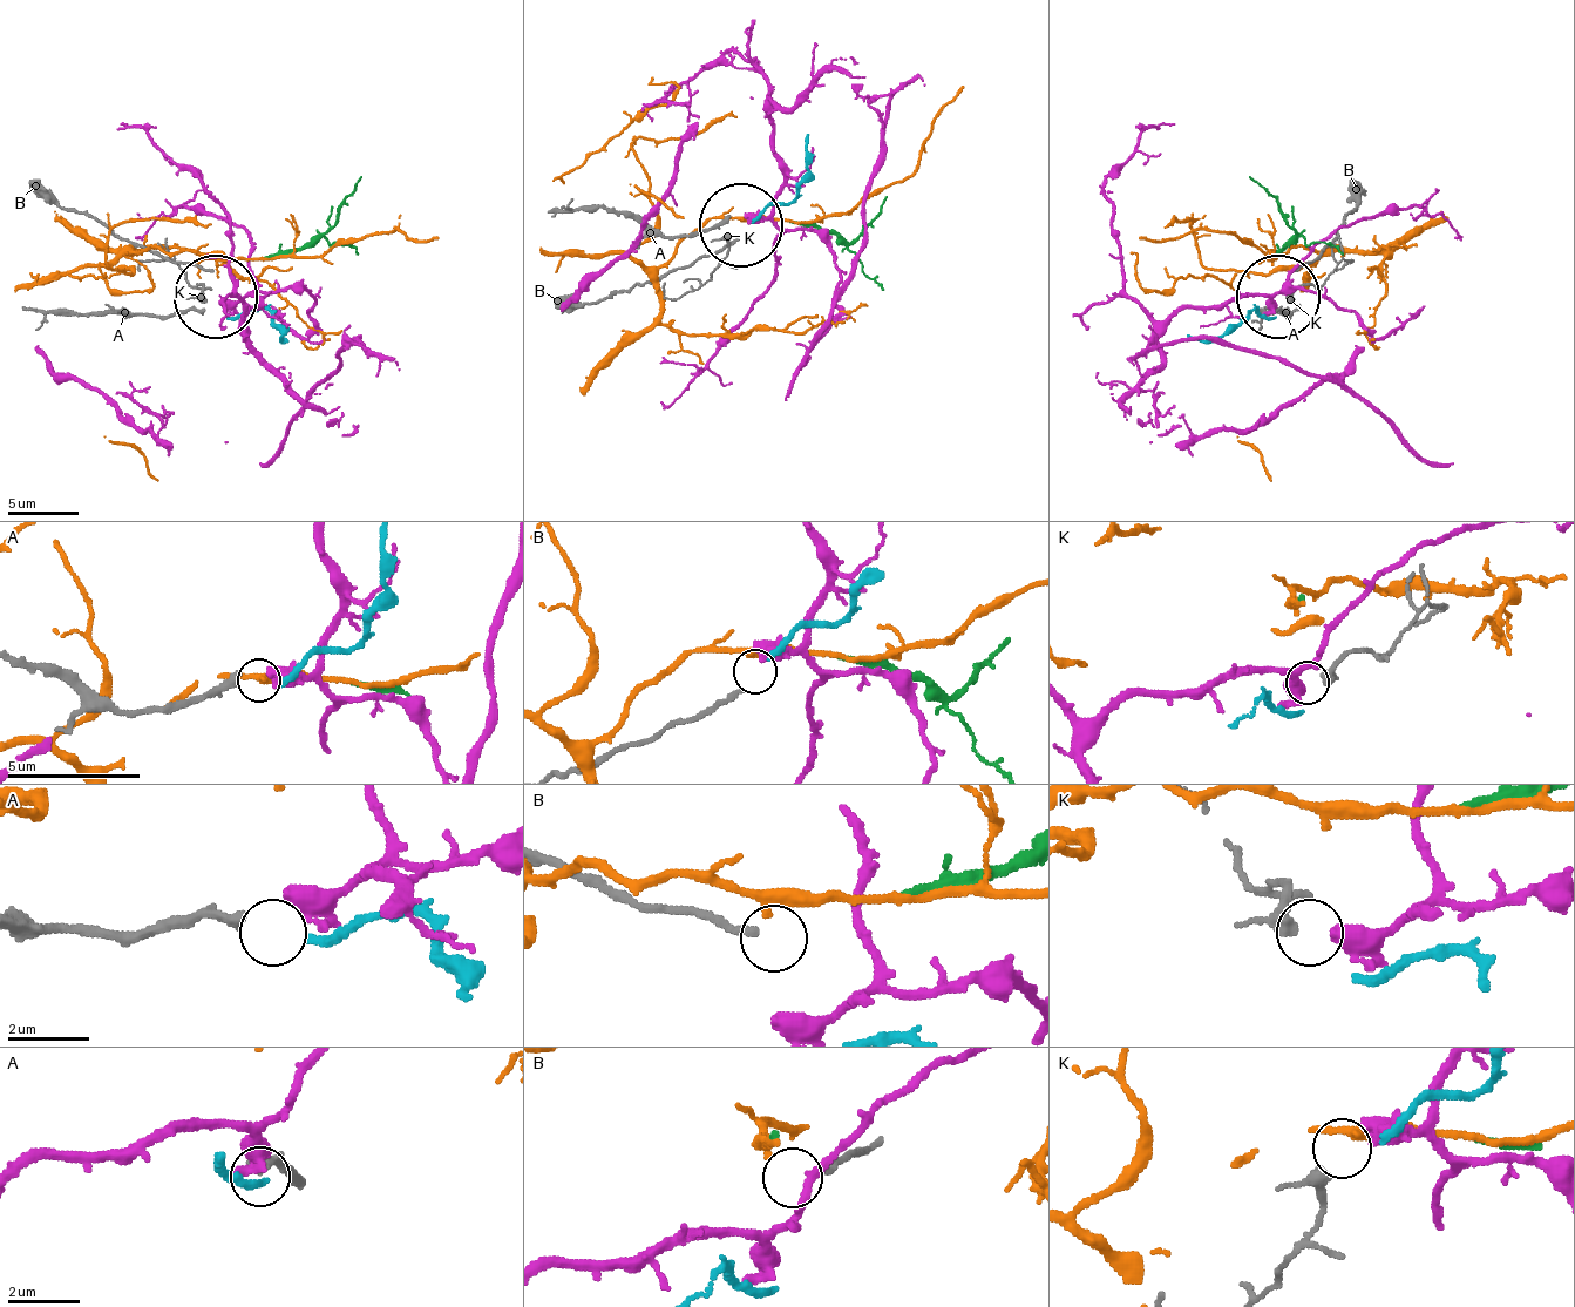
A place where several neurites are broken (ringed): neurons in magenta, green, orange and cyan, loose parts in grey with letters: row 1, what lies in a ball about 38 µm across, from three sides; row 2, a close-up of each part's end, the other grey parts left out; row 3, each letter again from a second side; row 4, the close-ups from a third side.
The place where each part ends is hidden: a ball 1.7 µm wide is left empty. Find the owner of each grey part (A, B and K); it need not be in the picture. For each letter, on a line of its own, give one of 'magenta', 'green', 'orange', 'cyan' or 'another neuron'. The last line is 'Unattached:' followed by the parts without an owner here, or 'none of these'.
A: cyan
B: another neuron
K: magenta
Unattached: B

